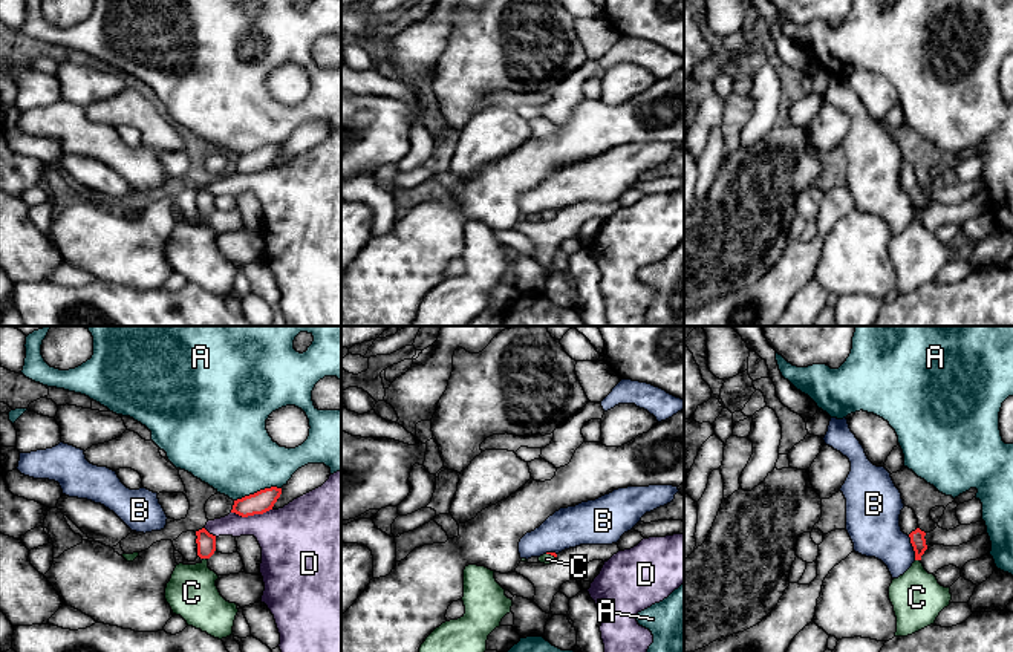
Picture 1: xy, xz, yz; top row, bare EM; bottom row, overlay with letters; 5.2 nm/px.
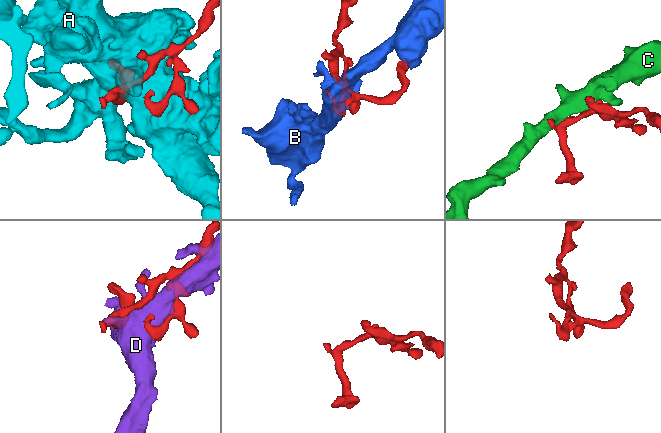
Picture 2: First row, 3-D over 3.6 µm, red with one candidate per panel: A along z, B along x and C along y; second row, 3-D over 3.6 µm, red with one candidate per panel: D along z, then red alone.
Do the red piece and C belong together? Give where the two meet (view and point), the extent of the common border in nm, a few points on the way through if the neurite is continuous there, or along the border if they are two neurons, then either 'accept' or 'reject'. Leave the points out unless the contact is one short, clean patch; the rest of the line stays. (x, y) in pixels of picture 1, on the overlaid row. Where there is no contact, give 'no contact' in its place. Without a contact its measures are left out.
contact yz (917, 559); length 30 nm; way yz (917, 537), (917, 559), (917, 597); accept

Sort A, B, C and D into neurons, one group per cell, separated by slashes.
A / B / C / D

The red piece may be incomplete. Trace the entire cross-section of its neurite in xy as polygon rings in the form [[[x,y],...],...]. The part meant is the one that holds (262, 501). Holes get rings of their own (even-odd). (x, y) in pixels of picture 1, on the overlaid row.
[[[277,487],[260,490],[254,494],[234,500],[231,513],[236,513],[242,517],[263,514],[272,510],[280,494],[282,488]]]

